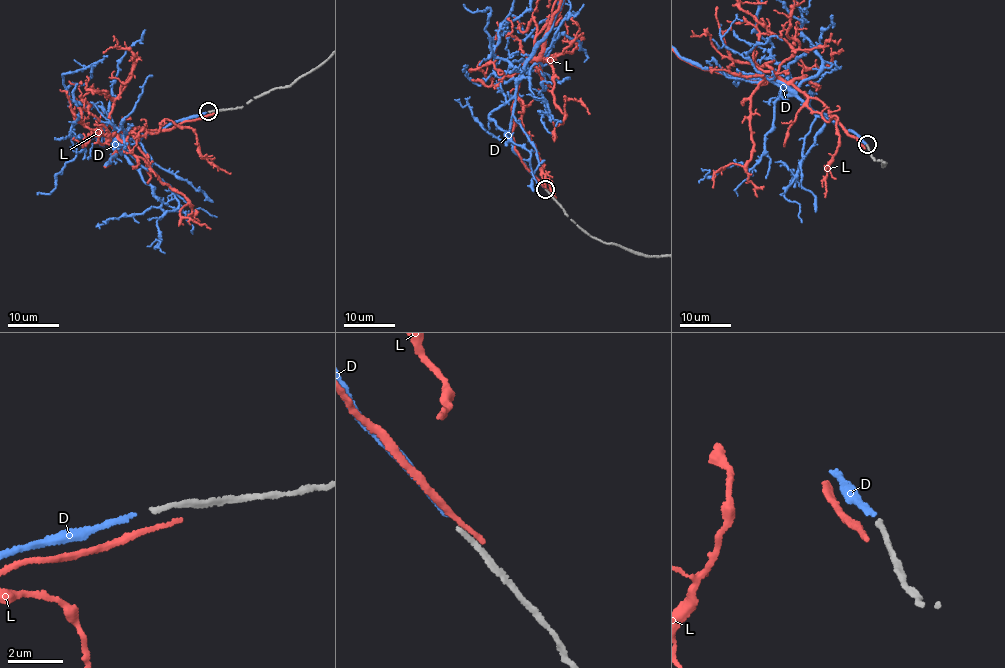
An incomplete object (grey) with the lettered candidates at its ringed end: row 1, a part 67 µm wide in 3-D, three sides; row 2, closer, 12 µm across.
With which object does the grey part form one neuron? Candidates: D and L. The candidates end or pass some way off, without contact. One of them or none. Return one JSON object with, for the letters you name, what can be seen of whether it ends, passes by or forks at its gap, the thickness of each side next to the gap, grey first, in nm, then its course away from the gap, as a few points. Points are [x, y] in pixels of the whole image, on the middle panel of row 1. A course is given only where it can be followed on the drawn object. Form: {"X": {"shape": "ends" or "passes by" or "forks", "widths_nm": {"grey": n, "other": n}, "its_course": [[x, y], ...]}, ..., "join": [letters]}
{"D": {"shape": "ends", "widths_nm": {"grey": 170, "other": 170}}, "join": ["D"]}

